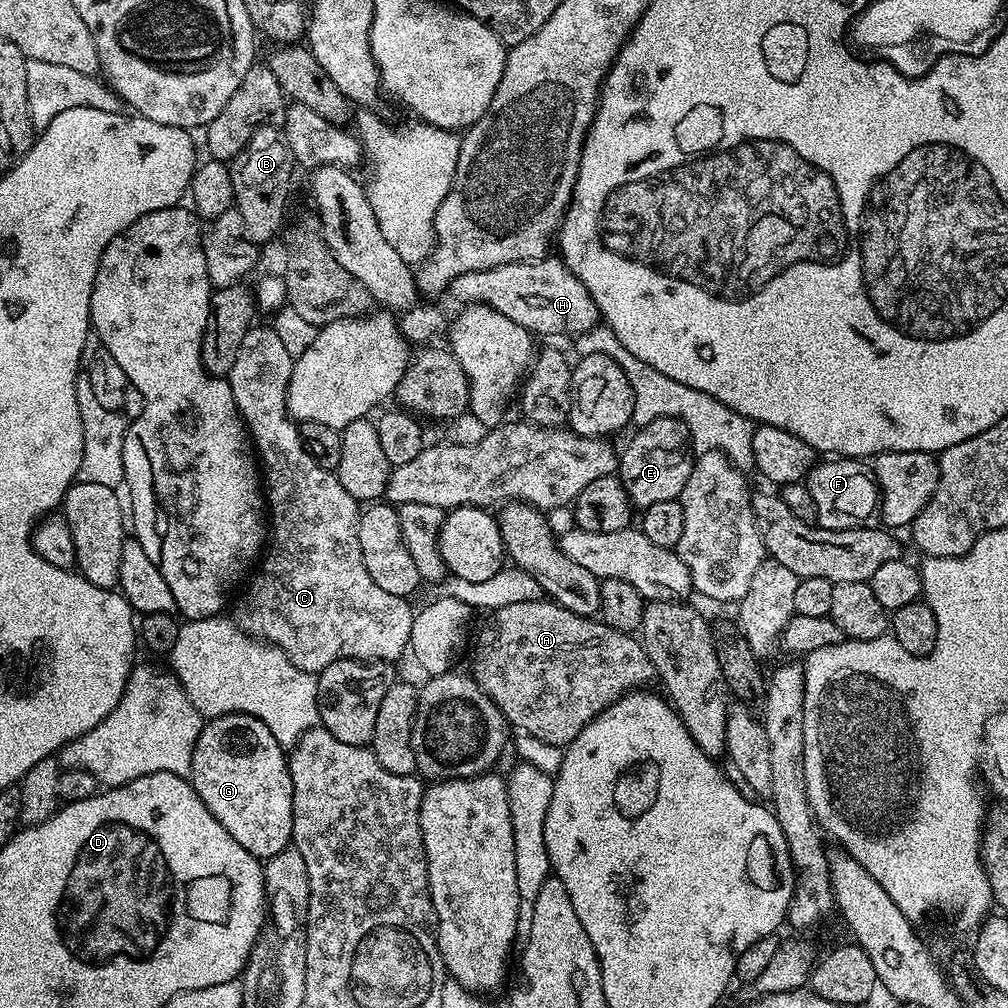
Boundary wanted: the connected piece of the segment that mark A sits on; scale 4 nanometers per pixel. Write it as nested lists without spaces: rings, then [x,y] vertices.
[[[548,599],[535,600],[534,602],[516,602],[513,605],[500,607],[495,609],[489,616],[490,620],[483,626],[478,640],[474,642],[474,660],[472,669],[470,669],[473,680],[476,684],[491,698],[495,705],[498,706],[504,719],[509,725],[517,731],[522,730],[526,733],[542,740],[550,745],[556,745],[561,748],[567,747],[570,741],[577,737],[586,725],[593,720],[594,717],[601,713],[602,710],[609,708],[614,701],[620,699],[621,696],[627,695],[628,692],[645,687],[646,682],[655,677],[655,668],[649,660],[649,656],[644,650],[643,643],[631,633],[614,630],[610,625],[605,624],[602,620],[591,617],[576,615],[573,611],[566,610],[560,604],[556,604]]]

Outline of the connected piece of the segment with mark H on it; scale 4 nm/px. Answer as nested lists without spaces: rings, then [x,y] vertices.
[[[559,258],[527,260],[481,272],[467,272],[452,280],[450,296],[460,306],[485,304],[492,307],[537,337],[579,338],[597,327],[602,320],[590,290],[586,290],[584,283]]]

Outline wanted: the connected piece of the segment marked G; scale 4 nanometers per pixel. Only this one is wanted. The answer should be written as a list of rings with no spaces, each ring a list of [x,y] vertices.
[[[241,712],[213,716],[201,727],[198,742],[194,746],[190,783],[198,798],[218,818],[218,822],[250,854],[263,862],[274,854],[286,850],[292,844],[292,779],[288,769],[286,749],[270,734],[270,730],[258,718]]]

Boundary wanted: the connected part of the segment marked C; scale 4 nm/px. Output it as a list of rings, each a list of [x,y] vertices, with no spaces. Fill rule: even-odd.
[[[254,326],[242,338],[238,362],[234,362],[234,370],[226,378],[262,465],[266,508],[270,513],[270,543],[263,557],[264,565],[260,573],[258,568],[251,577],[252,585],[243,589],[244,597],[236,604],[234,623],[248,635],[280,648],[294,666],[313,674],[339,660],[396,662],[403,652],[405,655],[409,651],[414,608],[405,597],[386,594],[370,578],[366,562],[362,562],[362,546],[358,546],[361,505],[346,494],[339,476],[322,470],[304,448],[297,421],[288,415],[288,383],[293,363],[294,357],[282,346],[275,327]]]

